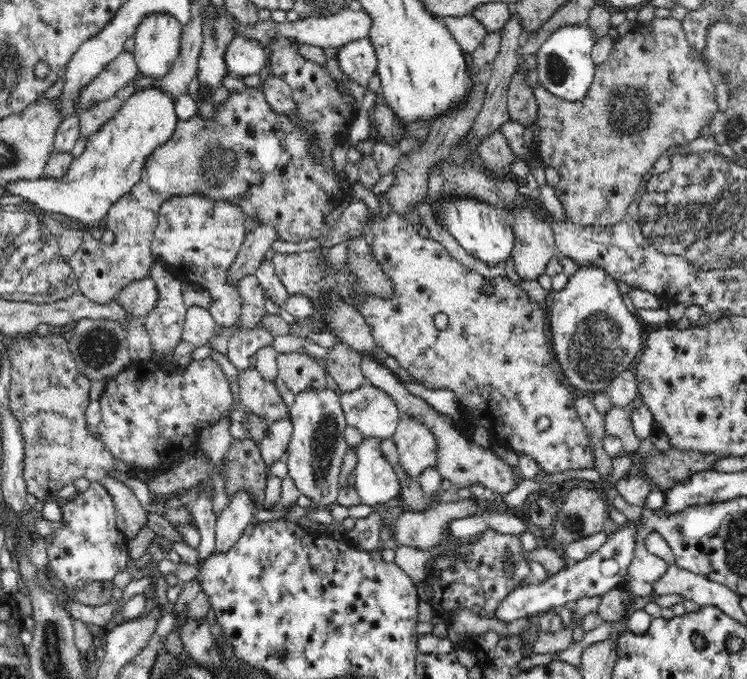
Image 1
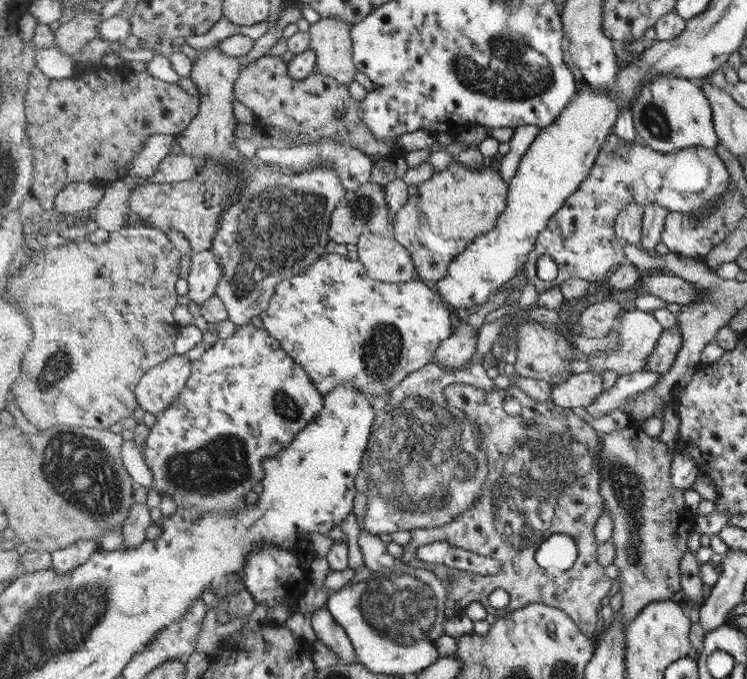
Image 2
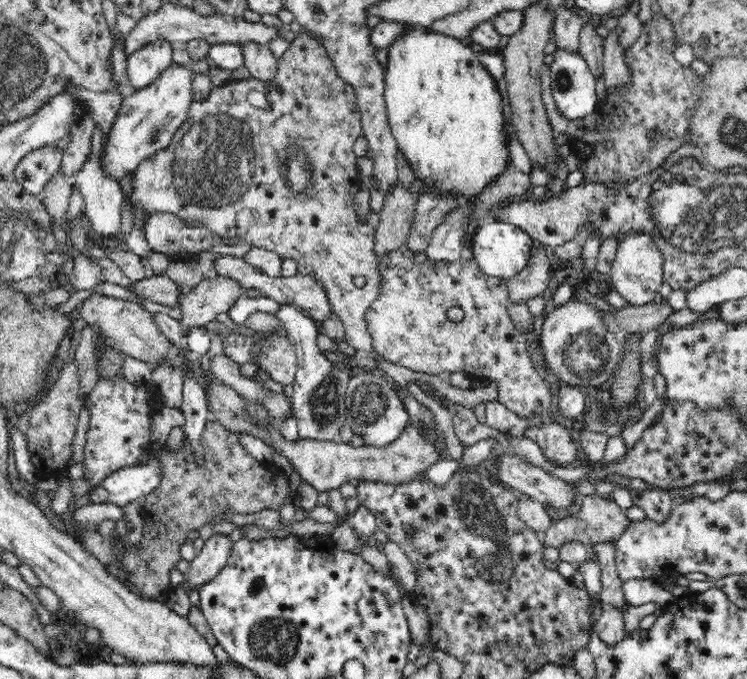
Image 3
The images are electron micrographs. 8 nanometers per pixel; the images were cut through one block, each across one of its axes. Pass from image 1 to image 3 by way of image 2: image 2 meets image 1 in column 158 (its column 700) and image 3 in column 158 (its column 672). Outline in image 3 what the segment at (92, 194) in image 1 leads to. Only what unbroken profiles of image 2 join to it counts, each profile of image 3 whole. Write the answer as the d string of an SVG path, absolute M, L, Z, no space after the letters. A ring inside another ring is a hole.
M173 63L148 86L134 90L123 98L114 127L111 128L110 142L104 158L101 158L101 169L108 178L117 181L124 173L134 171L144 159L164 150L172 142L194 101L193 75L189 67Z

